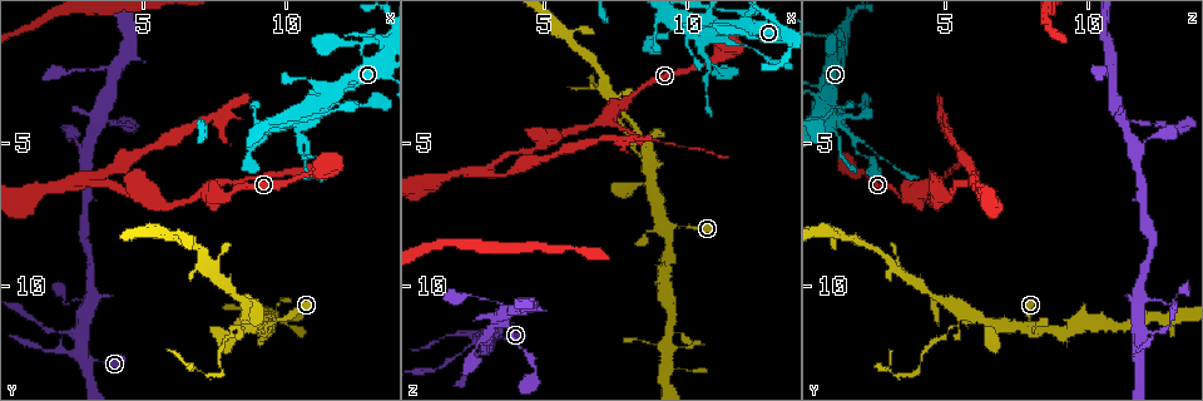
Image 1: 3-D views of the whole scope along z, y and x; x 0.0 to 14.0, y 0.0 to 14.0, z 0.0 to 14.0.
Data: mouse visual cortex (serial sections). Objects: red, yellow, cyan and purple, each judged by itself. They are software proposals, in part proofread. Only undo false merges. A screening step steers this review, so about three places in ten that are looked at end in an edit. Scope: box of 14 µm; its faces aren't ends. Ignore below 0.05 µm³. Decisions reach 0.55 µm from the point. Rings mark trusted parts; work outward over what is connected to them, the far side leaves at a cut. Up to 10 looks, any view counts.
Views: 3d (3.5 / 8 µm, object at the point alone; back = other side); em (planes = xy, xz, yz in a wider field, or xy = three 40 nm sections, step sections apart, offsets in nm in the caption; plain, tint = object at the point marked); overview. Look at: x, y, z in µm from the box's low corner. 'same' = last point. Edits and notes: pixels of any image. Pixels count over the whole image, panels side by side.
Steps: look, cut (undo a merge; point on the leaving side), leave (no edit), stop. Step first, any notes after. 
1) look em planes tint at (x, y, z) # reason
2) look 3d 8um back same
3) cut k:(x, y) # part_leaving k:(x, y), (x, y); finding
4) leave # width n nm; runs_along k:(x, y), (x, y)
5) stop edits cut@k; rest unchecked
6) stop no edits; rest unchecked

look 3d 3.5um at (10.4, 5.0, 1.8) # a fork

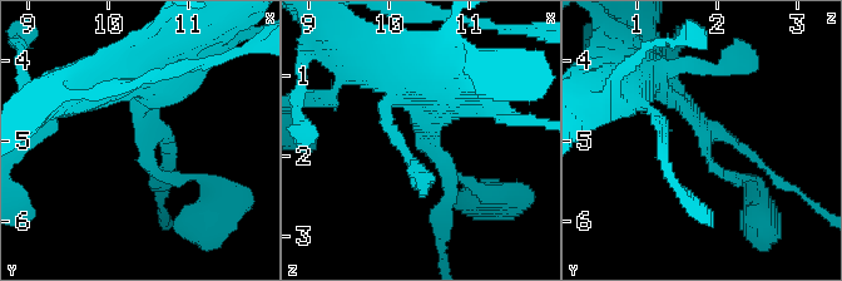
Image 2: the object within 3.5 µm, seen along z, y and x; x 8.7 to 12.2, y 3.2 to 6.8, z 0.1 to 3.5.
look em xy step 1 tint at (10.45, 4.95, 1.85) # shape alone is not enough

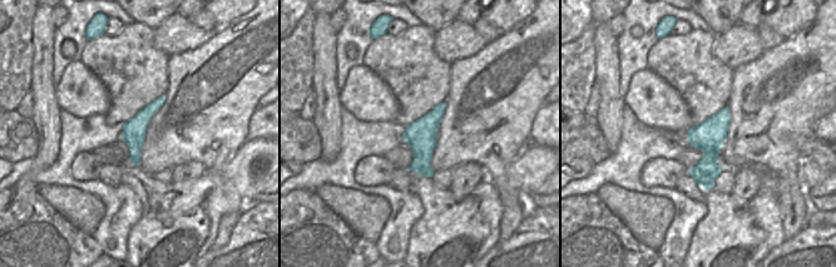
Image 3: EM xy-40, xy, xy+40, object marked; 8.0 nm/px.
leave # runs_along 2:(654, 72), (706, 133), (712, 164), (742, 176); all the same cell

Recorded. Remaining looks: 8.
look 3d 8um back at (7.3, 6.8, 4.1)

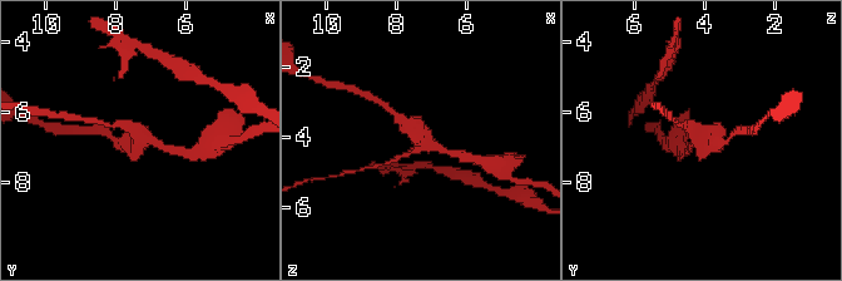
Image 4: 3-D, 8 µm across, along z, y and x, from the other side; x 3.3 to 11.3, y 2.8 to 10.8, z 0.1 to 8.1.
look 3d 3.5um at (7.2, 6.7, 4.1)

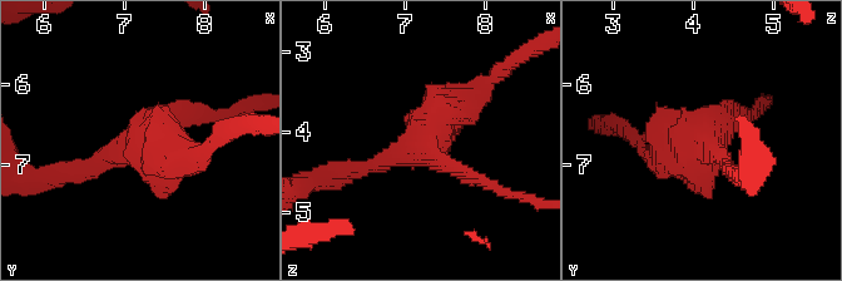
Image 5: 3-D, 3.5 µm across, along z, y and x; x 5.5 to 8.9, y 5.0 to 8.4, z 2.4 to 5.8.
leave # arms 3; arm_widths 150, 200, 350 nm; runs_along 5:(484, 89), (391, 159), (346, 169); one cell here

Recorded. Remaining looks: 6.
look 3d 3.5um at (3.0, 12.0, 11.8) # looks like a crossing

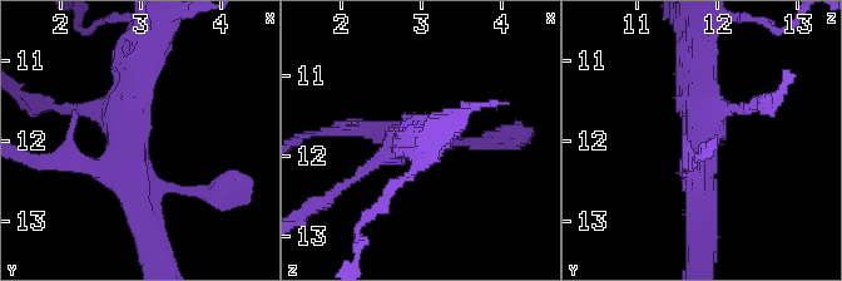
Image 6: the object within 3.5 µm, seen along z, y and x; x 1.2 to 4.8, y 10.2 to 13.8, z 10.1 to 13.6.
look em xy step 3 tint at (2.95, 11.90, 11.75) # arms 4; arm_widths 200, 200, 300, 400 nm; need the tissue

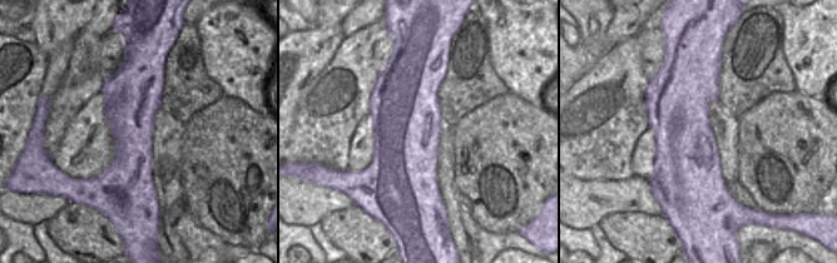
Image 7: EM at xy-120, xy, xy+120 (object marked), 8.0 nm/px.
leave # runs_along 6:(174, 192), (132, 169), (144, 49); all the same cell

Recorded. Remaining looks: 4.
look 3d 8um at (3.2, 6.4, 6.0) # sudden change in width

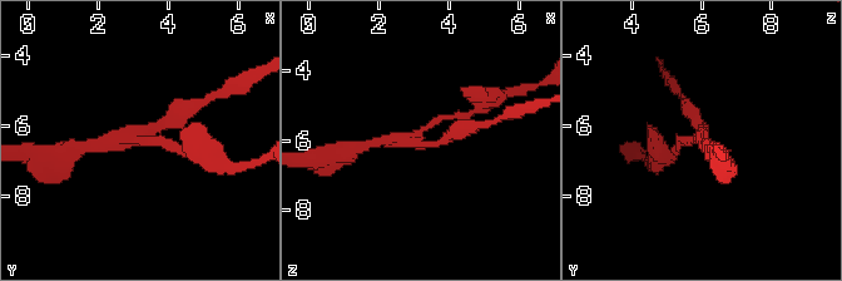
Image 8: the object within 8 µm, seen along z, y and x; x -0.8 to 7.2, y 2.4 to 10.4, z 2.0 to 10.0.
look 3d 3.5um at (3.1, 6.4, 5.9)

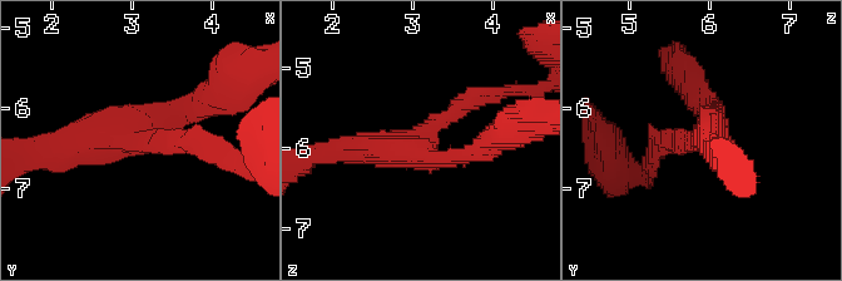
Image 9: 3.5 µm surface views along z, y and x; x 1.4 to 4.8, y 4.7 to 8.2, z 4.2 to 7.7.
leave # runs_along 9:(485, 95), (424, 143), (340, 149); one cell here

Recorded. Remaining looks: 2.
stop no edits; rest unchecked

